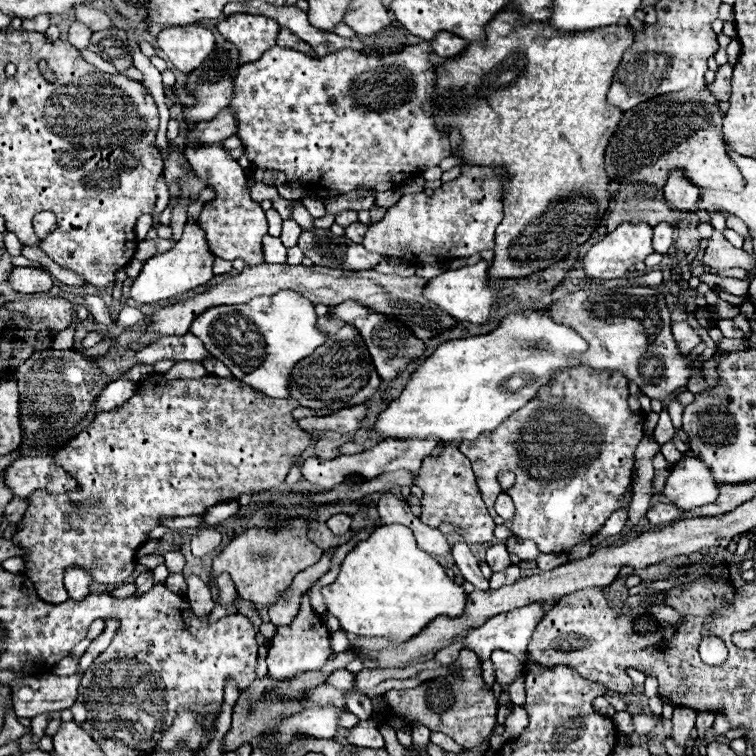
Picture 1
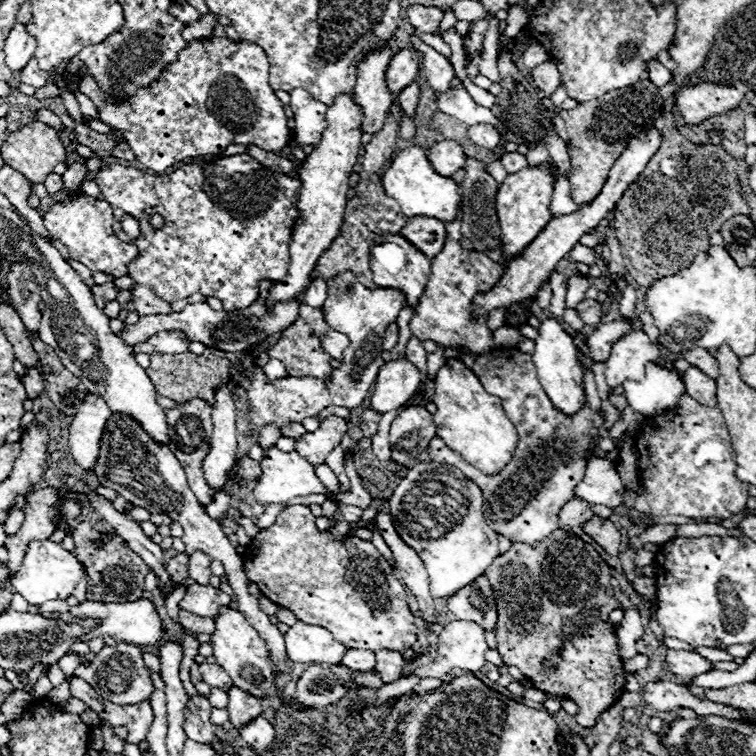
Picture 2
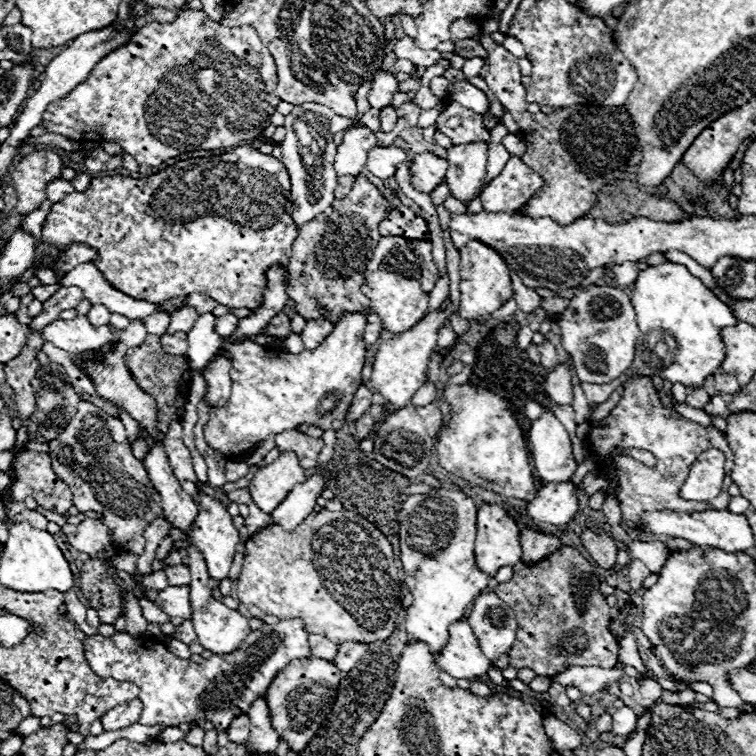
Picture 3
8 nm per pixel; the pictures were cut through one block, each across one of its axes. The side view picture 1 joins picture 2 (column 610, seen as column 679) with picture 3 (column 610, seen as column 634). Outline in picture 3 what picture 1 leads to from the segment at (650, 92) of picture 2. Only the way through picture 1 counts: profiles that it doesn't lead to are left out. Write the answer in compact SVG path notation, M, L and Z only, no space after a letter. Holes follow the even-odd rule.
M478 34L478 42L488 52L490 68L484 78L488 88L524 130L526 152L522 162L526 162L526 166L538 172L544 180L542 190L538 190L538 194L522 206L522 216L550 216L562 226L582 218L596 204L600 188L618 180L628 170L632 152L636 150L636 136L628 110L624 106L566 106L558 110L558 124L550 124L546 114L530 114L526 110L526 88L520 84L522 74L518 60L506 52L502 44L496 44L490 34Z

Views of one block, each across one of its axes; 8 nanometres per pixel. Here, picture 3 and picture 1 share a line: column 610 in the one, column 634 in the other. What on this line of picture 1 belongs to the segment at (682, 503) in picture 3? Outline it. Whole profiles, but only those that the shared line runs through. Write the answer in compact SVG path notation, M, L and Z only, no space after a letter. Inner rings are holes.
M588 366L558 372L536 400L528 402L516 414L512 414L496 430L482 432L476 440L462 440L458 450L470 458L476 482L480 486L482 500L496 524L504 524L514 536L532 540L540 552L568 552L572 546L590 540L610 518L612 512L622 510L624 494L632 484L634 472L634 448L644 438L644 414L628 408L628 380L622 372L594 370ZM510 470L516 474L516 484L502 490L498 484L498 472ZM498 494L508 494L514 500L516 514L512 520L504 520L496 514L494 502Z

